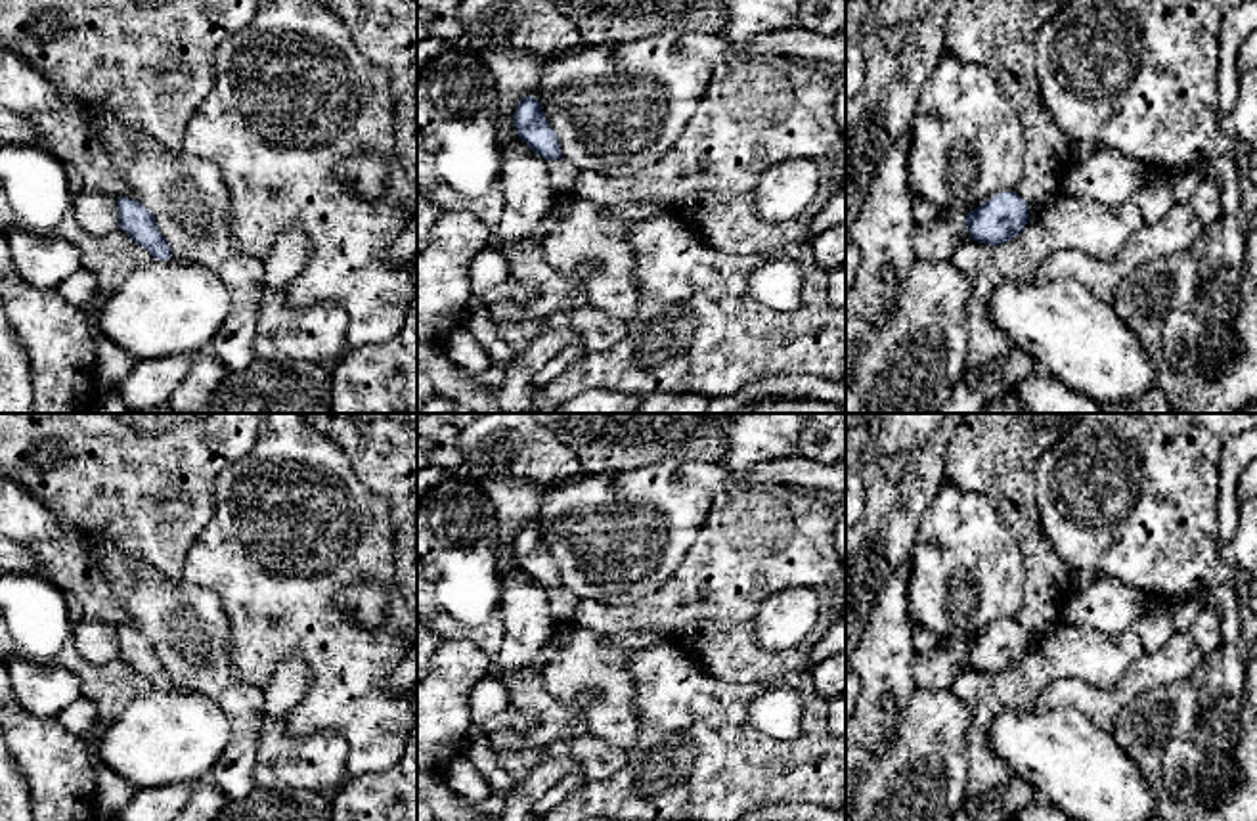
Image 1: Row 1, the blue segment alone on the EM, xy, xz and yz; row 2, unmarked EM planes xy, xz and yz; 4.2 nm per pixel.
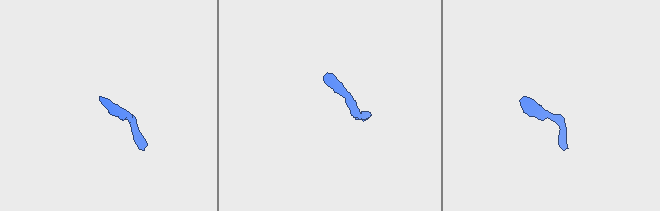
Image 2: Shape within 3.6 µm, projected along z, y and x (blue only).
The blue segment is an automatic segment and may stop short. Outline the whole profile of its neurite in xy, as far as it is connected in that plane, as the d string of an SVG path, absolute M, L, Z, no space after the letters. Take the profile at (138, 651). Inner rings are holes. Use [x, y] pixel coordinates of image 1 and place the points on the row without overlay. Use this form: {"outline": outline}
{"outline": "M117 626L119 656L153 687L170 689L170 677L159 662L157 651L138 628Z"}

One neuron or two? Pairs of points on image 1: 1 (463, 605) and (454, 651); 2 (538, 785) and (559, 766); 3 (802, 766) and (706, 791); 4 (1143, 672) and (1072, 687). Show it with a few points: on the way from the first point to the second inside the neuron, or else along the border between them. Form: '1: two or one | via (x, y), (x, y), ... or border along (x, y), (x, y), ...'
1: two | border along (442, 640), (469, 640), (485, 649), (494, 663)
2: one | via (544, 779), (553, 770)
3: one | via (779, 770), (729, 770)
4: one | via (1125, 689), (1118, 697), (1089, 697)

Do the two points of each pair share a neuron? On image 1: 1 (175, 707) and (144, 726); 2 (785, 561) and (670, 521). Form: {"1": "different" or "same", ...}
{"1": "same", "2": "different"}

